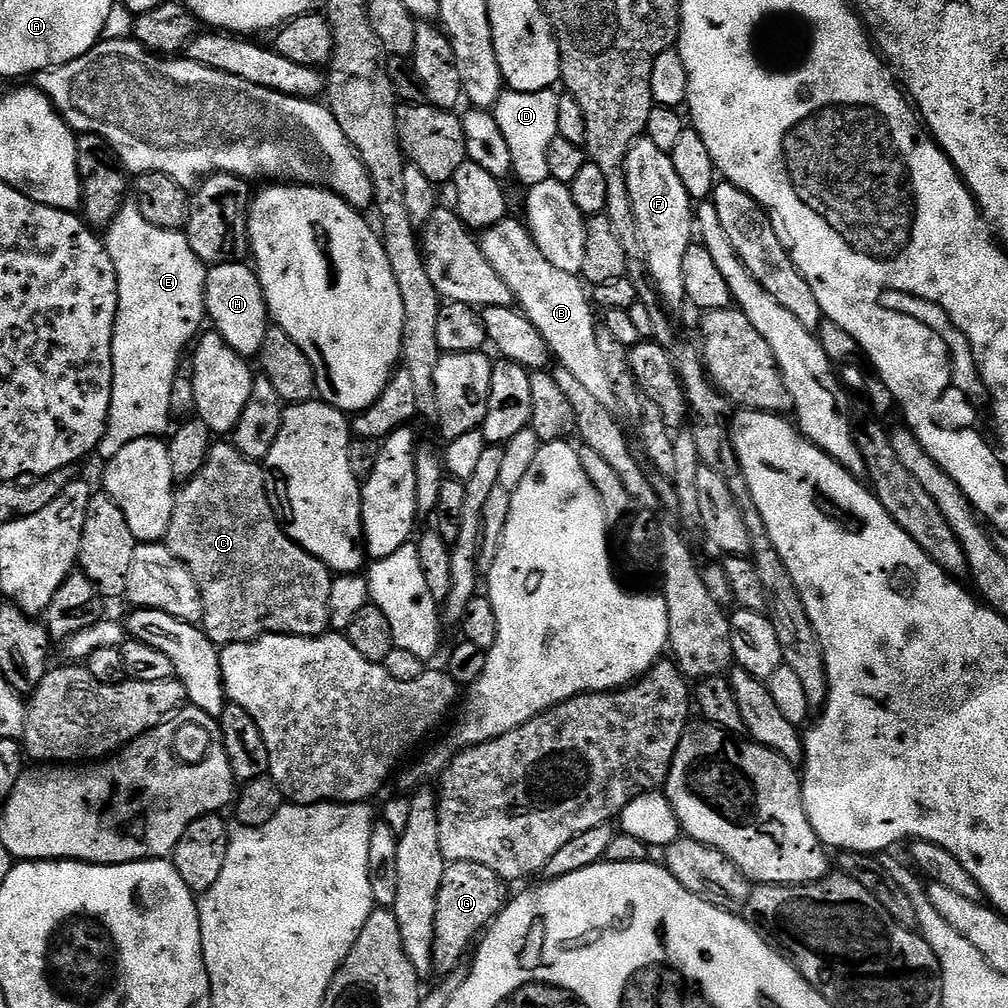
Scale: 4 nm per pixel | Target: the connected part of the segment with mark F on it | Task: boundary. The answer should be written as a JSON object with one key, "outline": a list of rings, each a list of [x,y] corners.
{"outline":[[[647,138],[635,141],[629,148],[622,161],[623,176],[628,204],[632,207],[632,220],[636,223],[636,236],[644,247],[644,260],[652,275],[651,287],[665,305],[683,305],[686,297],[682,282],[682,258],[694,240],[694,201],[678,178],[671,155],[658,150],[654,142]]]}

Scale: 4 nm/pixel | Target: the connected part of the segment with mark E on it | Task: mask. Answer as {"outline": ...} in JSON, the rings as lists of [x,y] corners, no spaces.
{"outline":[[[131,202],[125,203],[108,225],[106,247],[116,271],[118,310],[112,331],[112,397],[108,407],[108,424],[104,427],[98,449],[98,456],[104,462],[112,460],[122,446],[138,438],[160,438],[165,435],[164,431],[169,431],[168,416],[173,415],[170,394],[181,371],[180,355],[188,343],[189,347],[197,339],[198,333],[205,327],[203,324],[206,324],[204,287],[208,277],[208,268],[194,254],[189,237],[183,231],[150,226]]]}

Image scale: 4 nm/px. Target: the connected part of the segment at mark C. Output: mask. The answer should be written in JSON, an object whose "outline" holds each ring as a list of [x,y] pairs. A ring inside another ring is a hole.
{"outline":[[[230,442],[213,443],[208,450],[208,457],[202,470],[198,470],[198,474],[194,474],[194,478],[183,481],[181,488],[184,489],[181,492],[179,489],[175,493],[170,524],[162,542],[168,547],[170,554],[174,554],[174,558],[178,558],[194,578],[204,607],[202,630],[213,644],[217,646],[241,644],[256,640],[260,636],[322,636],[329,631],[328,602],[330,586],[334,579],[333,573],[328,571],[328,567],[324,563],[311,556],[309,552],[302,550],[285,534],[280,521],[276,519],[276,511],[273,510],[272,503],[268,501],[268,482],[265,469],[257,461],[248,460],[242,454],[238,454],[238,450]]]}

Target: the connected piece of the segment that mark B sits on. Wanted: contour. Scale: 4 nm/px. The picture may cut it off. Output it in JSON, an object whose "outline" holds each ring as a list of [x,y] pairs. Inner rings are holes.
{"outline":[[[505,218],[479,233],[480,252],[498,278],[510,288],[515,307],[536,327],[538,334],[542,334],[549,353],[555,359],[557,356],[558,364],[578,378],[580,385],[594,394],[602,406],[612,410],[614,399],[606,380],[605,353],[596,345],[598,316],[595,316],[597,313],[581,277],[566,274],[558,270],[558,266],[550,266],[550,262],[542,258],[542,250],[538,250],[532,241],[527,227],[519,219],[512,219]]]}

